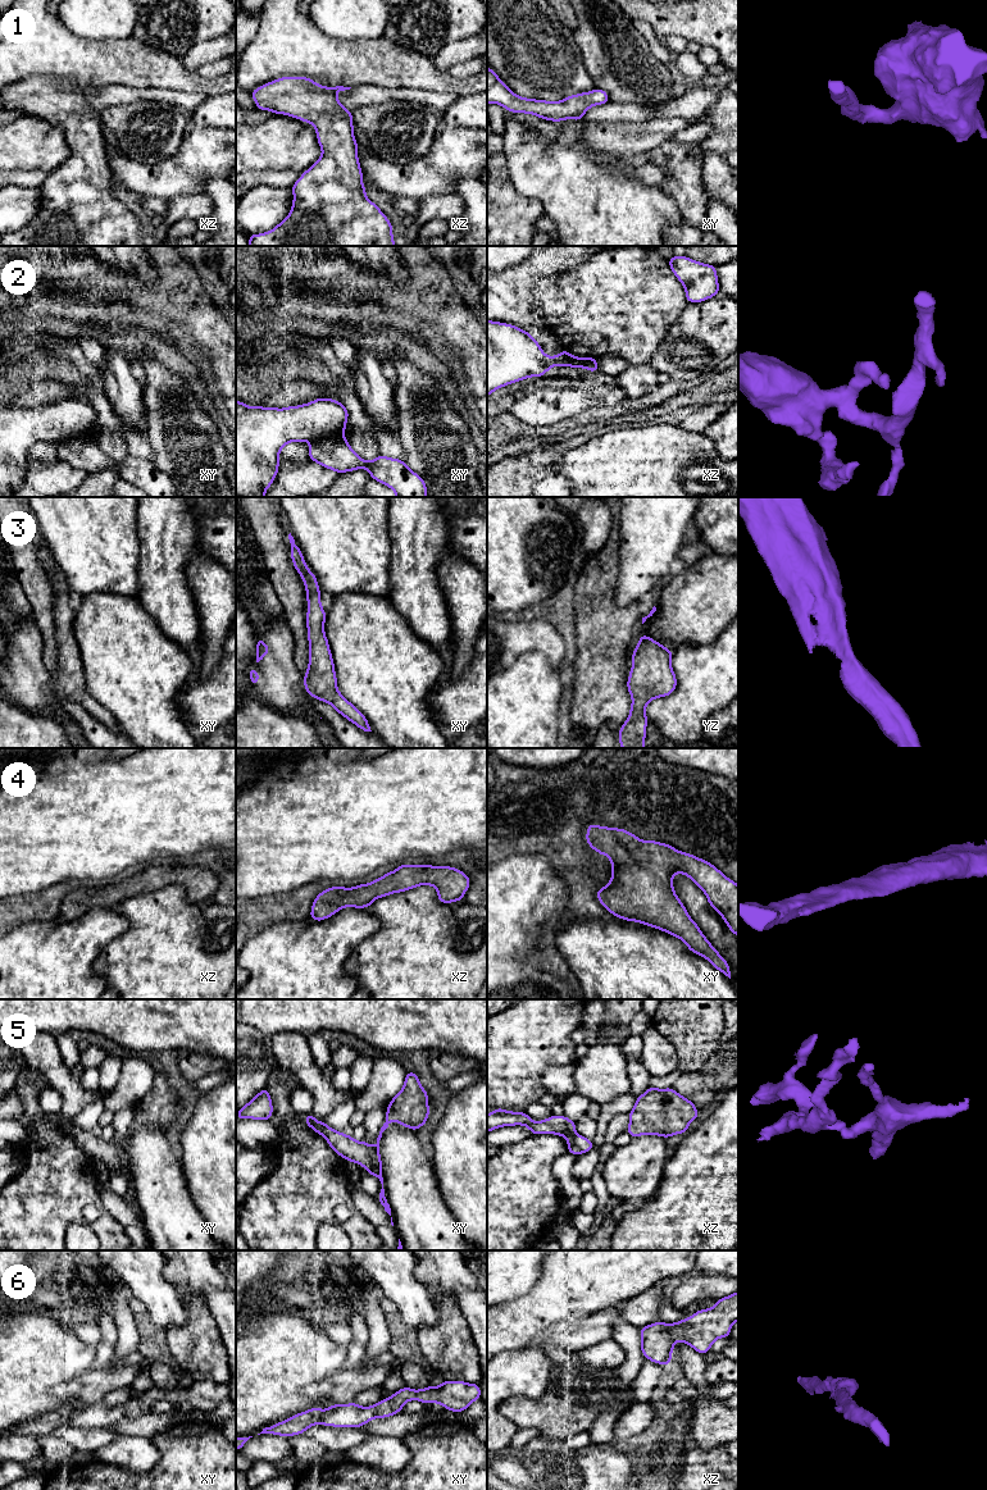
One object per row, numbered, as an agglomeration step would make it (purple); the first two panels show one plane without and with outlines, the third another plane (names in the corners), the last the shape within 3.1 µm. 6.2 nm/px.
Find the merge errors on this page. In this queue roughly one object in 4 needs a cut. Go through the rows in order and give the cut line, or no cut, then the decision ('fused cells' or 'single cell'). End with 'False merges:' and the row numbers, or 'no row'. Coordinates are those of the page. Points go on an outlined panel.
1: cut none; single cell
2: cut xy (342, 434), (309, 442); fused cells
3: cut none; single cell
4: cut none; single cell
5: cut xy (321, 1122), (317, 1131); fused cells
6: cut none; single cell
False merges: 2, 5

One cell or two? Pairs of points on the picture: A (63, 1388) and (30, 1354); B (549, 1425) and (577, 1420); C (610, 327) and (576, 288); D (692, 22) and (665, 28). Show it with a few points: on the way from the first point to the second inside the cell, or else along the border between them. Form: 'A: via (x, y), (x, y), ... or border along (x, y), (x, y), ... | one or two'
A: border along (86, 1371), (68, 1381), (62, 1381), (51, 1393) | two
B: via (555, 1420), (571, 1420) | one
C: via (604, 318), (583, 297) | one
D: via (686, 22), (672, 22) | one

